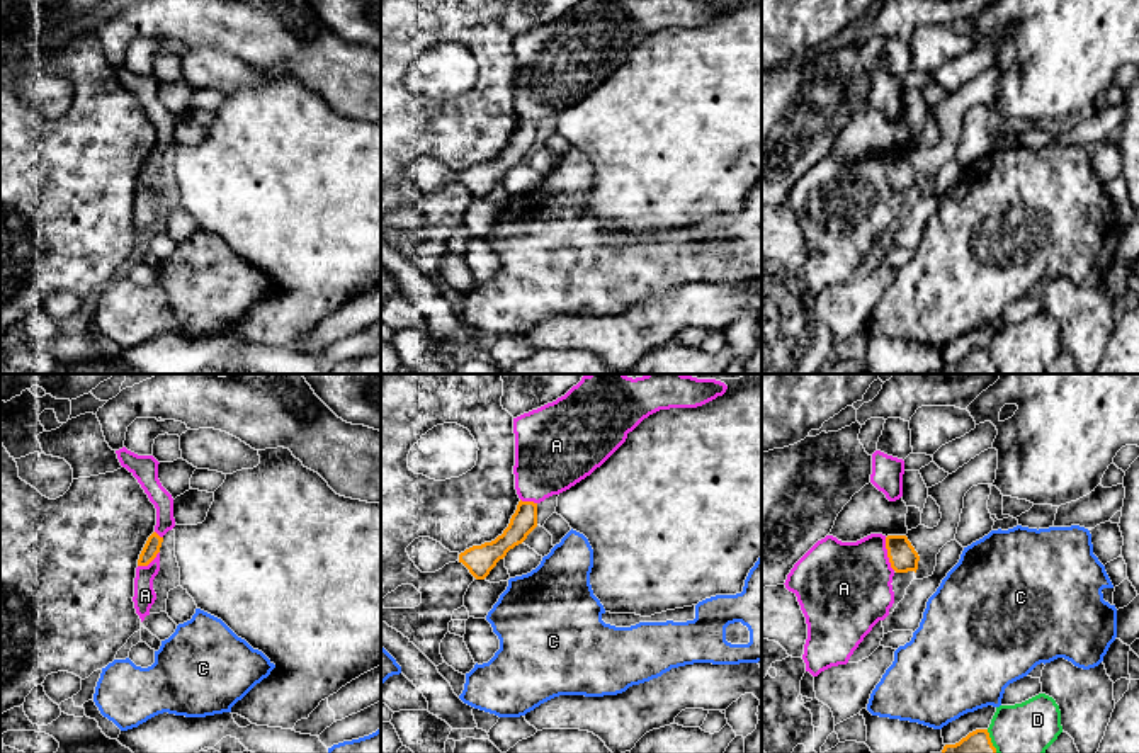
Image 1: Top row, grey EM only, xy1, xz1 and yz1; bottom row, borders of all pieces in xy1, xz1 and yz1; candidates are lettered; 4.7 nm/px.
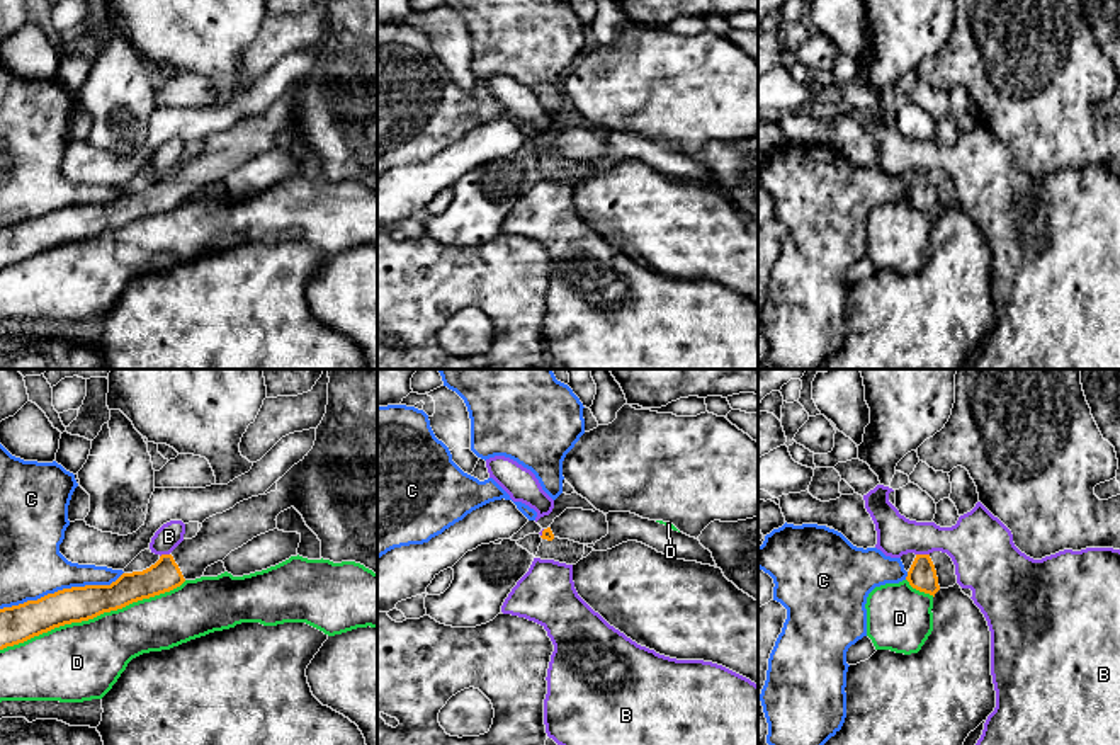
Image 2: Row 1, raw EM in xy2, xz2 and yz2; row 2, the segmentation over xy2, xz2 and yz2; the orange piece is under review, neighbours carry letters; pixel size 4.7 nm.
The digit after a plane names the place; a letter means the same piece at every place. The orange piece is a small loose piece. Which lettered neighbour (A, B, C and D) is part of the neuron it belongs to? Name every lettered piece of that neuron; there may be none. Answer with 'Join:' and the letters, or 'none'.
Join: none

